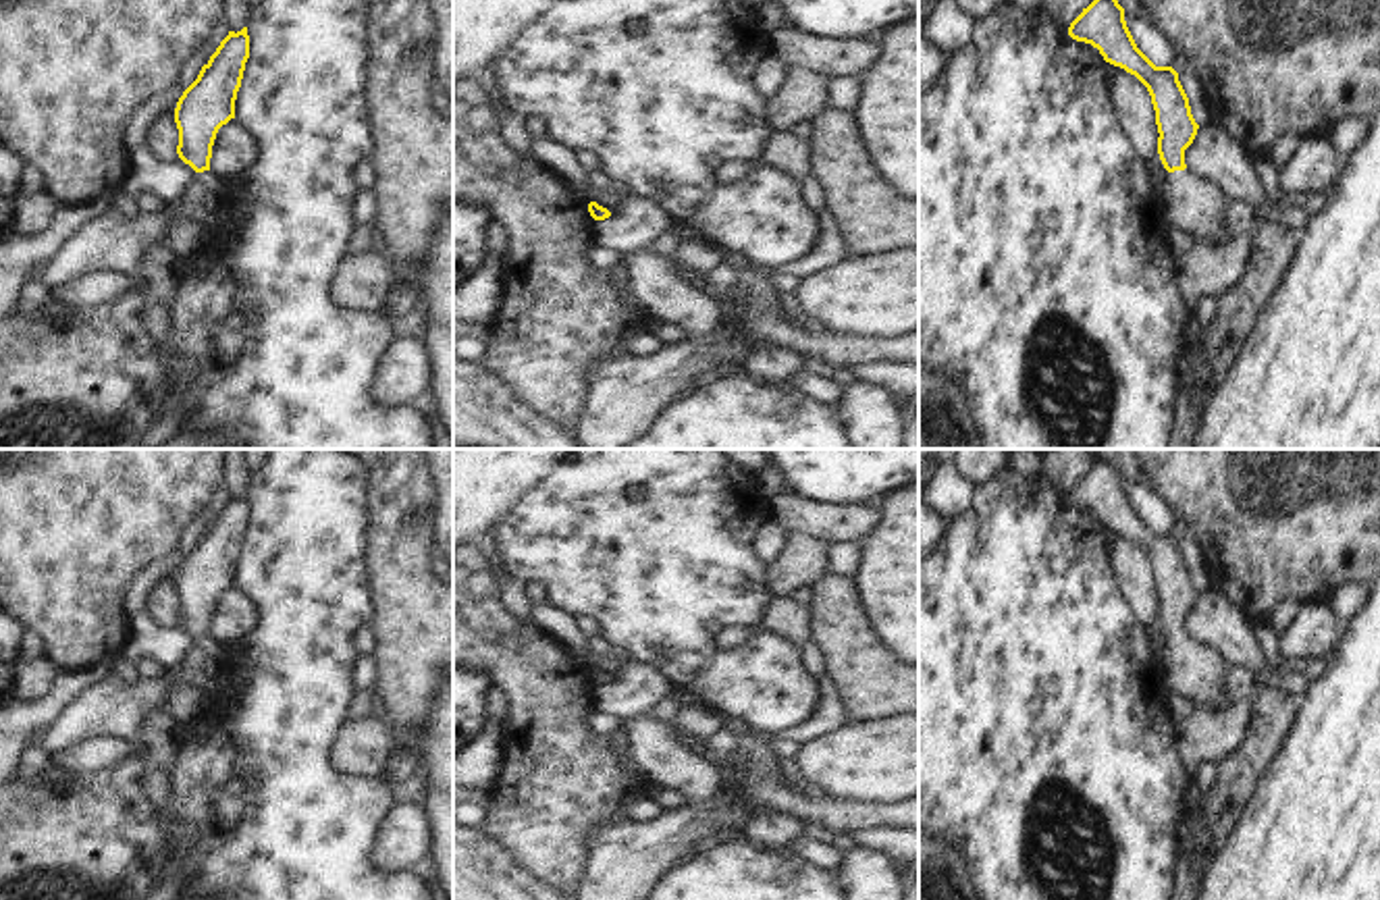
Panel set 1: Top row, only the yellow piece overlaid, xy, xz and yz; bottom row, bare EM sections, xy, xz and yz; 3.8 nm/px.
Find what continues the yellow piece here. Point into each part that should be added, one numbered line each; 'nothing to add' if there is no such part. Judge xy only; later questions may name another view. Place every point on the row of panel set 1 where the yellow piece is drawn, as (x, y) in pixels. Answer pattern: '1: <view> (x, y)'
1: xy (202, 200)

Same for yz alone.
1: yz (1198, 204)

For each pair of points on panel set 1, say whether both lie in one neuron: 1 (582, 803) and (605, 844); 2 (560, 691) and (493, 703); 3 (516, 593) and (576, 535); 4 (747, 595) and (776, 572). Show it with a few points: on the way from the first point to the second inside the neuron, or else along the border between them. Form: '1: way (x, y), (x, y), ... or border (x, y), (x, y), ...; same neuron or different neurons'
1: border (626, 819), (595, 824), (589, 830), (582, 871); different neurons
2: border (491, 682), (506, 697), (506, 720); different neurons
3: border (501, 576), (514, 576), (524, 585); different neurons
4: border (763, 566), (763, 585), (774, 597); different neurons

